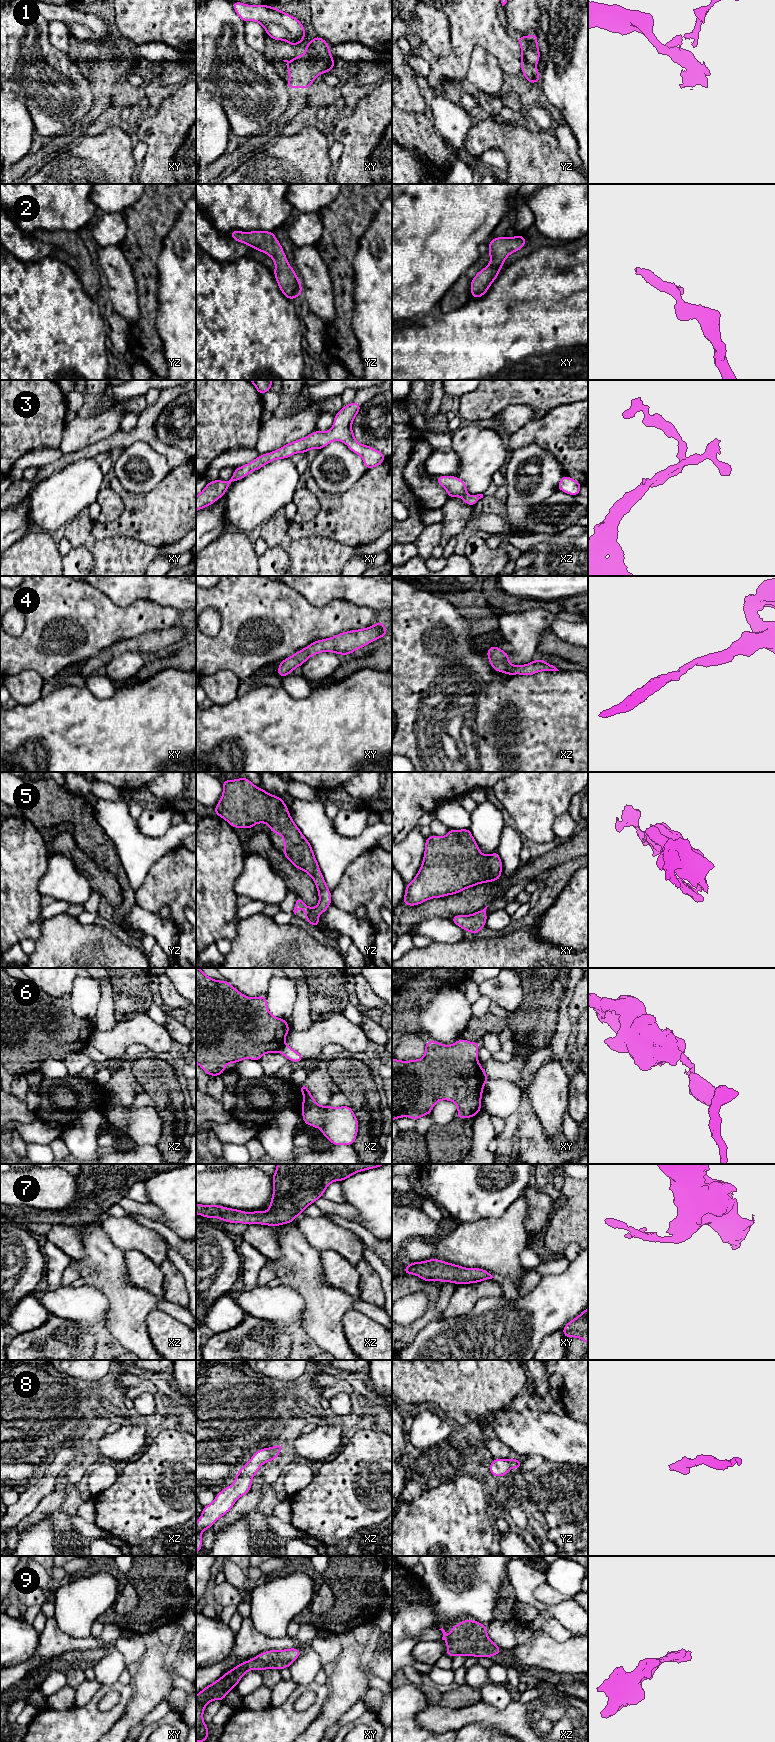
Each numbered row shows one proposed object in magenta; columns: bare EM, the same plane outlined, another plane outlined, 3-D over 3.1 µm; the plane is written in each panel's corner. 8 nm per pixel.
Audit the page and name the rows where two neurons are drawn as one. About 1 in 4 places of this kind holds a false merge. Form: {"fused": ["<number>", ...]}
{"fused": ["6"]}

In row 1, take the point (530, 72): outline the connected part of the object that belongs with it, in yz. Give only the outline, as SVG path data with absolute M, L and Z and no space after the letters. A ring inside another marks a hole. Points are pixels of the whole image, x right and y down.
M535 32L530 36L517 37L521 47L521 72L528 83L539 83L540 80L540 72L536 69L540 58L537 39L538 35Z

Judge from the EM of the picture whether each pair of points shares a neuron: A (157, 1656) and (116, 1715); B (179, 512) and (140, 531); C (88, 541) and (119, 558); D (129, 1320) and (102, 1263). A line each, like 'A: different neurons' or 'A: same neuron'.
A: different neurons
B: same neuron
C: same neuron
D: same neuron

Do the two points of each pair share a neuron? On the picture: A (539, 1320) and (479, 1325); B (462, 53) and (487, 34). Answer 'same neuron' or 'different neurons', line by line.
A: same neuron
B: same neuron

